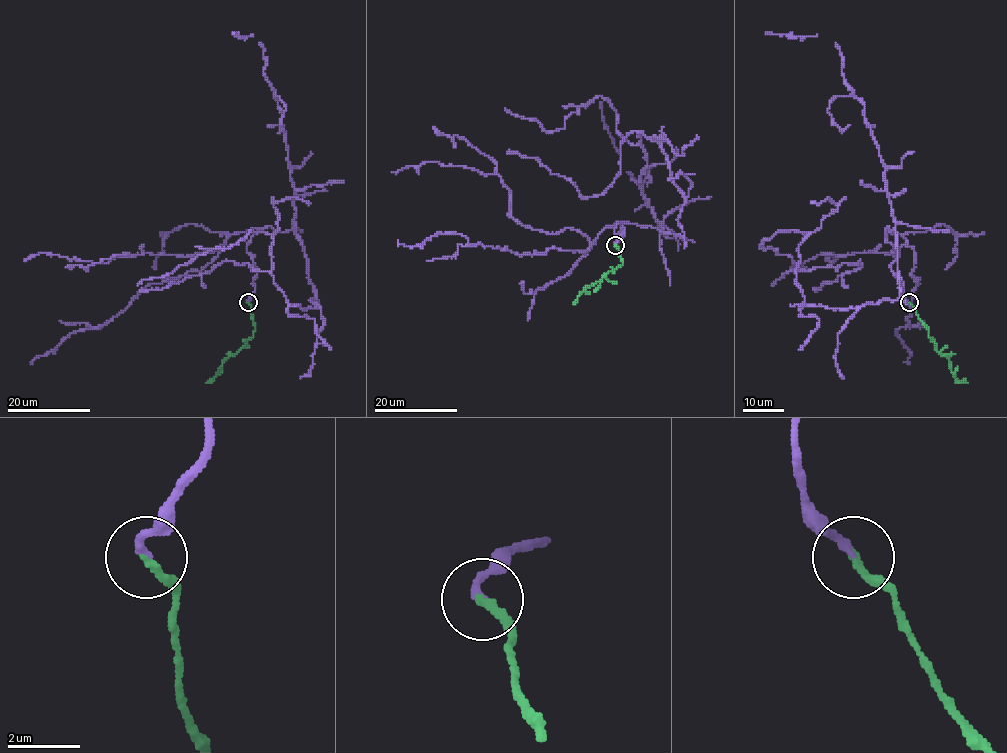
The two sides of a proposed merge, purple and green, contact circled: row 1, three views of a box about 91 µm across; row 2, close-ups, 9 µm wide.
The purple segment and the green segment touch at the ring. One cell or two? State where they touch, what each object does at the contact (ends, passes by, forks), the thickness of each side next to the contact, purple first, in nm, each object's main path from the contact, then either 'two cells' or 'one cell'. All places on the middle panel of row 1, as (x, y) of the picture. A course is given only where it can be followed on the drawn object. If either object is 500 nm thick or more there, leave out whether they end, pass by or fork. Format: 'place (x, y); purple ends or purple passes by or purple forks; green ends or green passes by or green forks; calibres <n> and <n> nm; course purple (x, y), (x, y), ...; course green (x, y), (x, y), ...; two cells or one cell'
place (615, 245); purple ends; green ends; calibres 200 and 240 nm; course purple (616, 246), (618, 222), (684, 235), (662, 146), (639, 131), (628, 143), (597, 95), (552, 131), (504, 109); course green (616, 246), (622, 264), (585, 288), (574, 304); one cell

